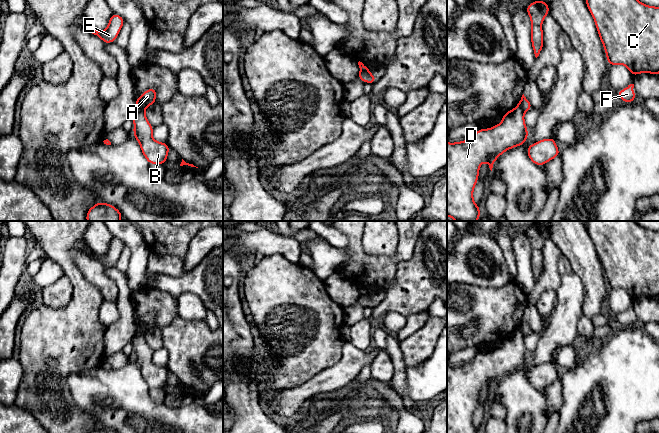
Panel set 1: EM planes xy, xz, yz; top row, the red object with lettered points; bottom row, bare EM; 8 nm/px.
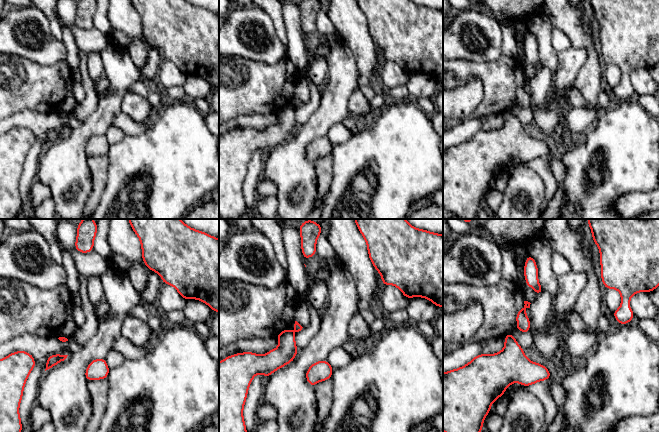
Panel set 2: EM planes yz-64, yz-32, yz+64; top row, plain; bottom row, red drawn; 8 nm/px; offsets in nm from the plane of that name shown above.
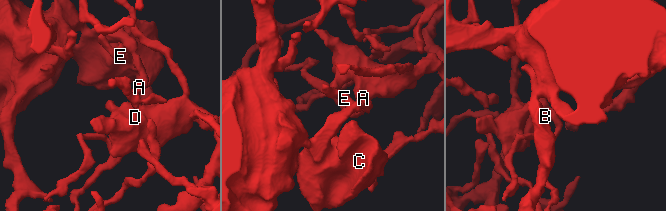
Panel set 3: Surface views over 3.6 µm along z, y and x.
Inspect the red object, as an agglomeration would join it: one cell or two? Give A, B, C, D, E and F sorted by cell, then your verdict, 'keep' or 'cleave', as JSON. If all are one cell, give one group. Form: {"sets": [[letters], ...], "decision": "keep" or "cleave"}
{"sets": [["A", "C", "E", "F"], ["B", "D"]], "decision": "cleave"}

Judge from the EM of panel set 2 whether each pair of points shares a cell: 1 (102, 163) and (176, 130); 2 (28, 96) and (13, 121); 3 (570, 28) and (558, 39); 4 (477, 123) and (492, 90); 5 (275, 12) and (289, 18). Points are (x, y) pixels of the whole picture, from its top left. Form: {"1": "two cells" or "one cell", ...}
{"1": "two cells", "2": "two cells", "3": "two cells", "4": "two cells", "5": "two cells"}

